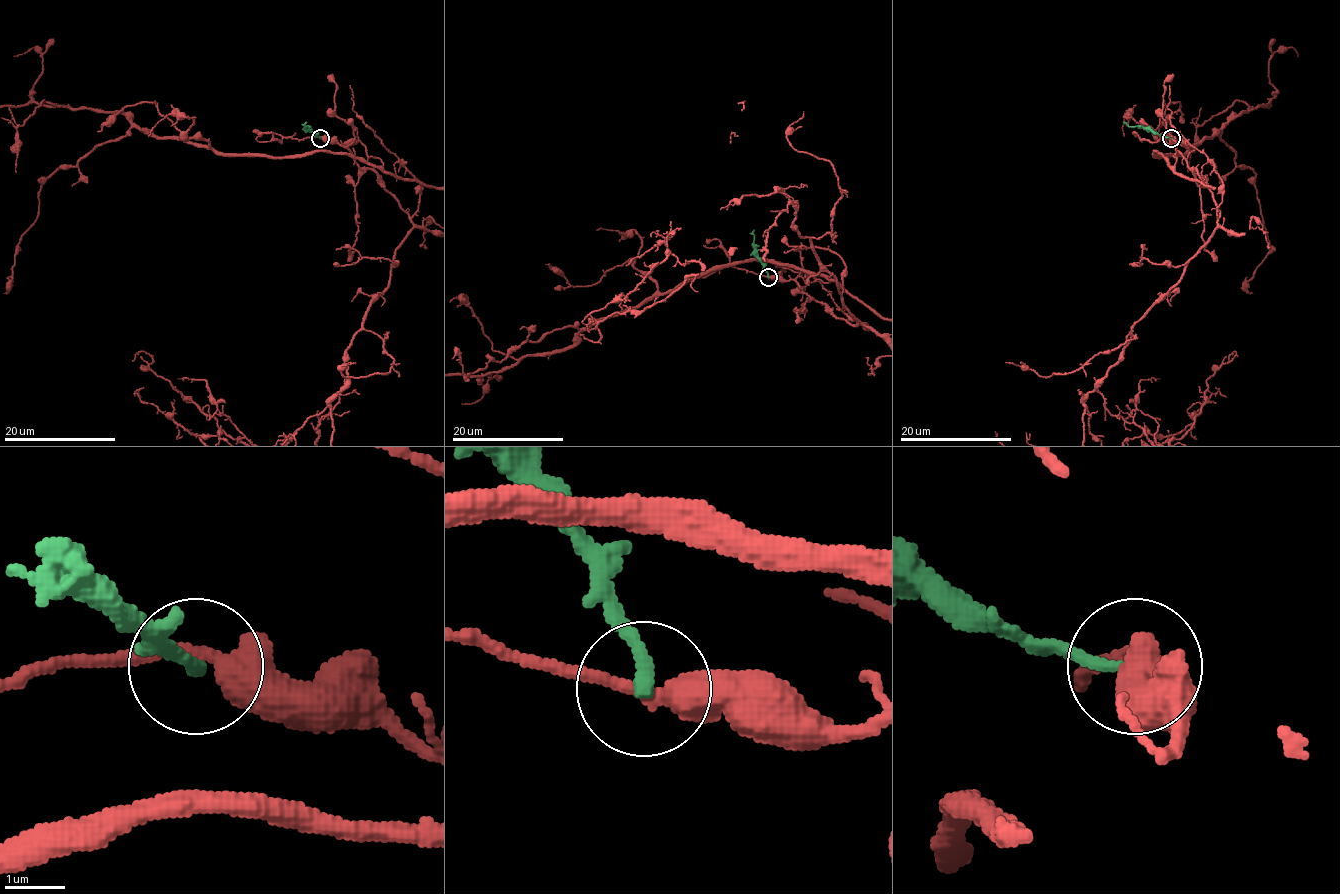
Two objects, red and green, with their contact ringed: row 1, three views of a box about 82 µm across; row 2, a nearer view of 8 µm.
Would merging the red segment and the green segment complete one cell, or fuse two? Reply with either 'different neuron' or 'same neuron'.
different neuron

